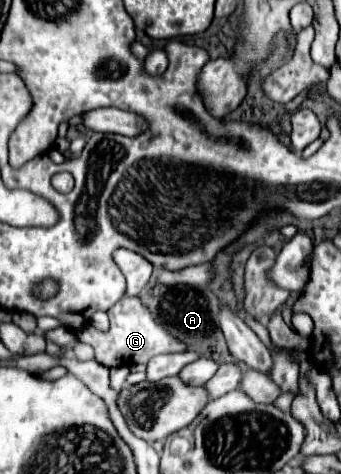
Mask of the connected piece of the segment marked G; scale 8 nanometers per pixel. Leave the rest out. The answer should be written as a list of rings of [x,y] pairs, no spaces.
[[[123,297],[107,311],[107,315],[111,321],[111,329],[107,333],[101,333],[91,325],[77,331],[79,341],[91,345],[95,349],[95,361],[105,367],[129,367],[133,363],[147,363],[155,355],[177,353],[185,349],[185,345],[179,339],[171,337],[167,329],[149,313],[149,309],[137,297]]]

